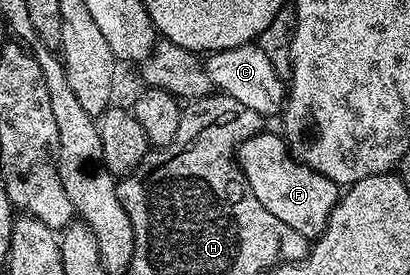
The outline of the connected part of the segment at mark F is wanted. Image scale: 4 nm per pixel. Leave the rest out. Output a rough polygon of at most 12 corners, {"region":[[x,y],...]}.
{"region":[[278,131],[239,146],[249,190],[302,236],[323,235],[340,185]]}

